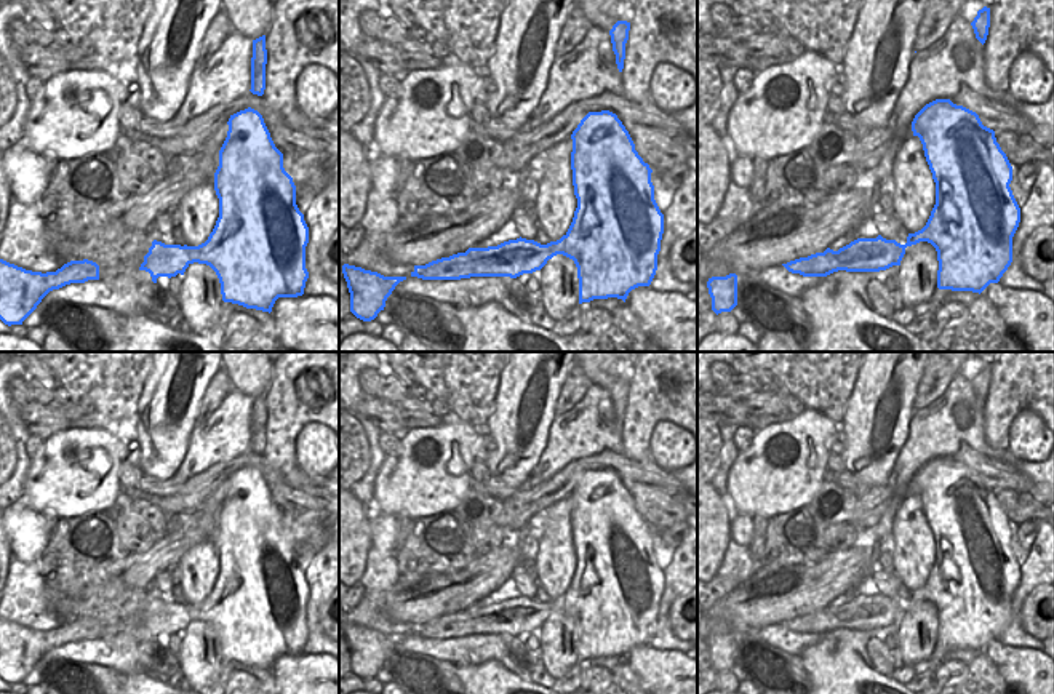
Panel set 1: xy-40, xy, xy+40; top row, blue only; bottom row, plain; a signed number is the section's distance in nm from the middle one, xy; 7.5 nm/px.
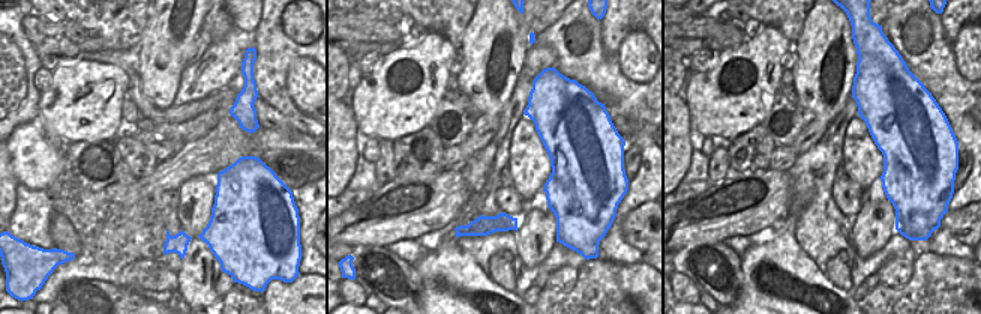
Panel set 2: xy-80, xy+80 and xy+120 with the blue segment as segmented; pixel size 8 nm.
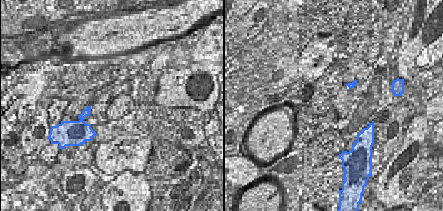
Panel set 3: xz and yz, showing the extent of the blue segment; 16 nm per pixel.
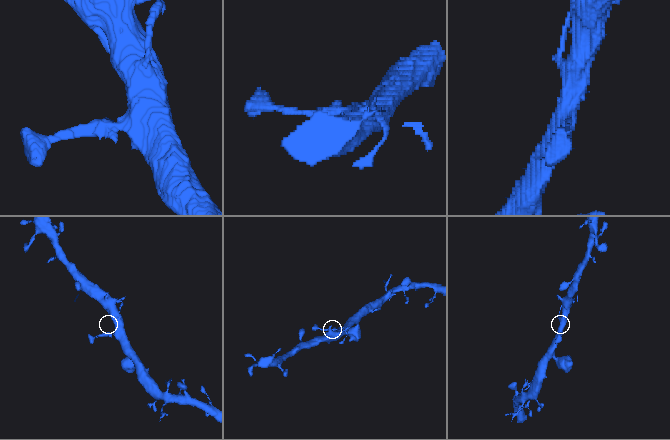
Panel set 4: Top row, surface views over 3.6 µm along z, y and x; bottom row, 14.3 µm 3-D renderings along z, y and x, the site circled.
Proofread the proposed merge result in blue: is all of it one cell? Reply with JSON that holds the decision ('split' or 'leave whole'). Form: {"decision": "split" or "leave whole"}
{"decision": "leave whole"}

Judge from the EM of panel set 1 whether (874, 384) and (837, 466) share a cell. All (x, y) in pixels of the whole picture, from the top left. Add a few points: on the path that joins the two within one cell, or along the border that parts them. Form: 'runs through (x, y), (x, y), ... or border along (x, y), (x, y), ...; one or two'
border along (840, 456), (846, 469); two

